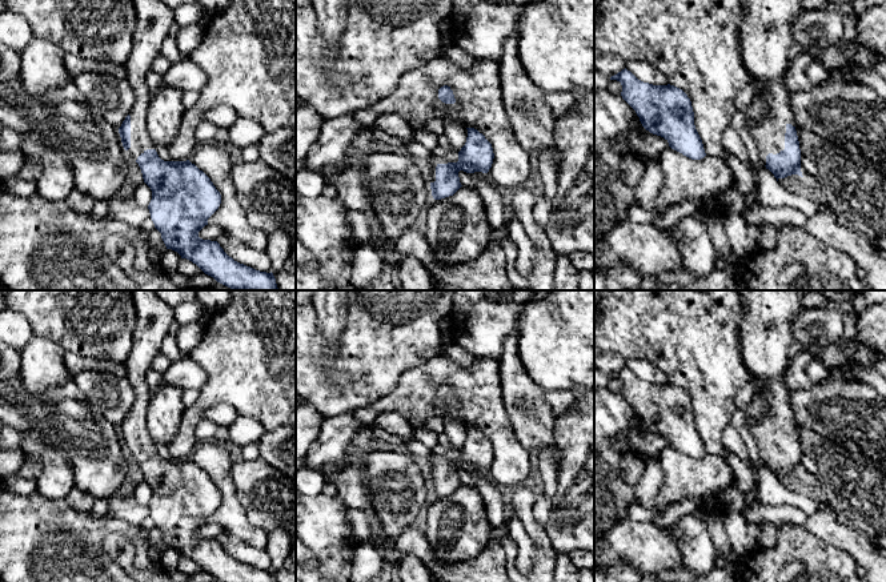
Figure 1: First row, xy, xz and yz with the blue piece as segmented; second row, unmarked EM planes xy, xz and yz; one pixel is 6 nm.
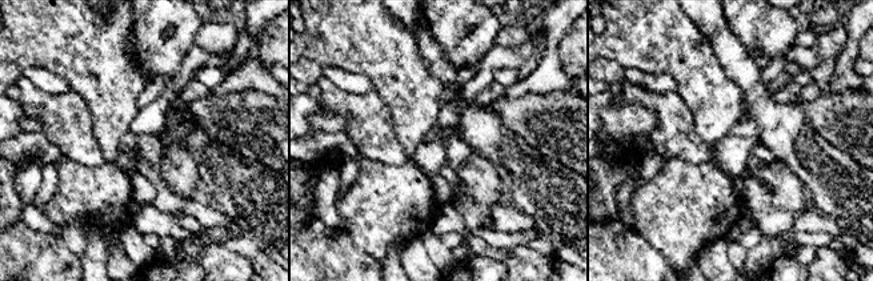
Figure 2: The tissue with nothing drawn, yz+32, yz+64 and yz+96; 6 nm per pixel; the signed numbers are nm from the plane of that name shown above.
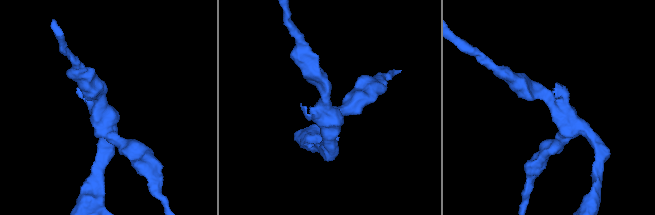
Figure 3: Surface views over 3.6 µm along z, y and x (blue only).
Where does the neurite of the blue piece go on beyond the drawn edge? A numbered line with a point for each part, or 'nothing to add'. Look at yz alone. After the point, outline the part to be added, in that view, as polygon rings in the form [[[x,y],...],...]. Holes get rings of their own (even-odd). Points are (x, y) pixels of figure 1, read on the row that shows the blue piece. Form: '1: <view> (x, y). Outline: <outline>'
1: yz (766, 24). Outline: [[[741,0],[742,1],[742,56],[747,77],[755,84],[755,96],[766,97],[766,116],[749,127],[755,139],[762,165],[769,153],[777,154],[785,149],[786,125],[795,127],[785,87],[789,51],[793,45],[791,25],[801,12],[801,0]]]

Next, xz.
1: xz (435, 160). Outline: [[[432,154],[432,157],[429,160],[430,169],[432,169],[430,176],[428,177],[429,182],[434,182],[436,181],[436,166],[438,164],[448,164],[448,162],[449,162],[448,160],[442,158],[440,156]]]

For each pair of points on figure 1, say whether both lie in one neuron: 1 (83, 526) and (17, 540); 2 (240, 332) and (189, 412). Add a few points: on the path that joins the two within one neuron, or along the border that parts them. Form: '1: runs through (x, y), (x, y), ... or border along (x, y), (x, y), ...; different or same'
1: runs through (67, 540), (33, 540); same
2: runs through (240, 353), (240, 365), (211, 394); same

